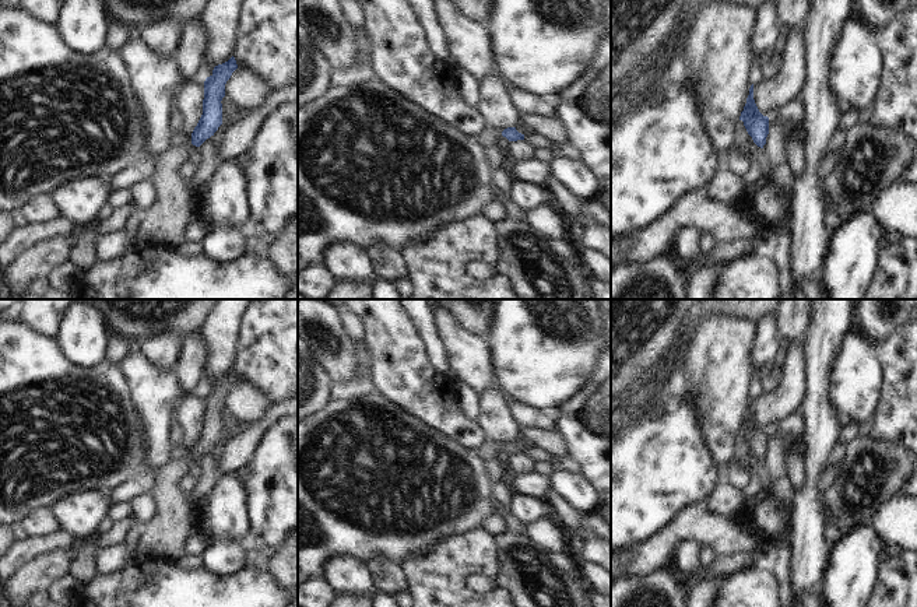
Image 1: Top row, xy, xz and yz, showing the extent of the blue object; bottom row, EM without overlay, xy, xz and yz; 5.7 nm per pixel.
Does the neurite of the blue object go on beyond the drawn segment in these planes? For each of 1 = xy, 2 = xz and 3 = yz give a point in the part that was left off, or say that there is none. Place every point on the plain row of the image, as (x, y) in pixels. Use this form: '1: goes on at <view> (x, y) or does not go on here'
1: does not go on here
2: does not go on here
3: does not go on here

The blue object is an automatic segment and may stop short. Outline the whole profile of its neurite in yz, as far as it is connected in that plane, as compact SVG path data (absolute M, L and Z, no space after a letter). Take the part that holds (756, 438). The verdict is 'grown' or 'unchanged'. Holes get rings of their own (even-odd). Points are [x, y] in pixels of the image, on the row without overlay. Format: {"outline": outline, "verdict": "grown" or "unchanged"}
{"outline": "M753 397L749 401L749 408L746 411L744 424L741 425L739 434L744 435L744 439L748 448L752 450L753 456L763 462L769 448L769 431L763 429L755 417Z", "verdict": "unchanged"}

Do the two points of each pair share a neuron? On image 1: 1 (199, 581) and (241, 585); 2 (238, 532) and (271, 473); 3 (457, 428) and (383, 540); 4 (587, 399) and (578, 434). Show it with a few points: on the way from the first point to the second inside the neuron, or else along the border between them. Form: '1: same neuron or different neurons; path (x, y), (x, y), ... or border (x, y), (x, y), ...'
1: same neuron; path (208, 585), (231, 585)
2: different neurons; border (243, 484), (248, 506), (249, 546)
3: different neurons; border (422, 421), (473, 451)
4: same neuron; path (587, 407), (586, 425)

